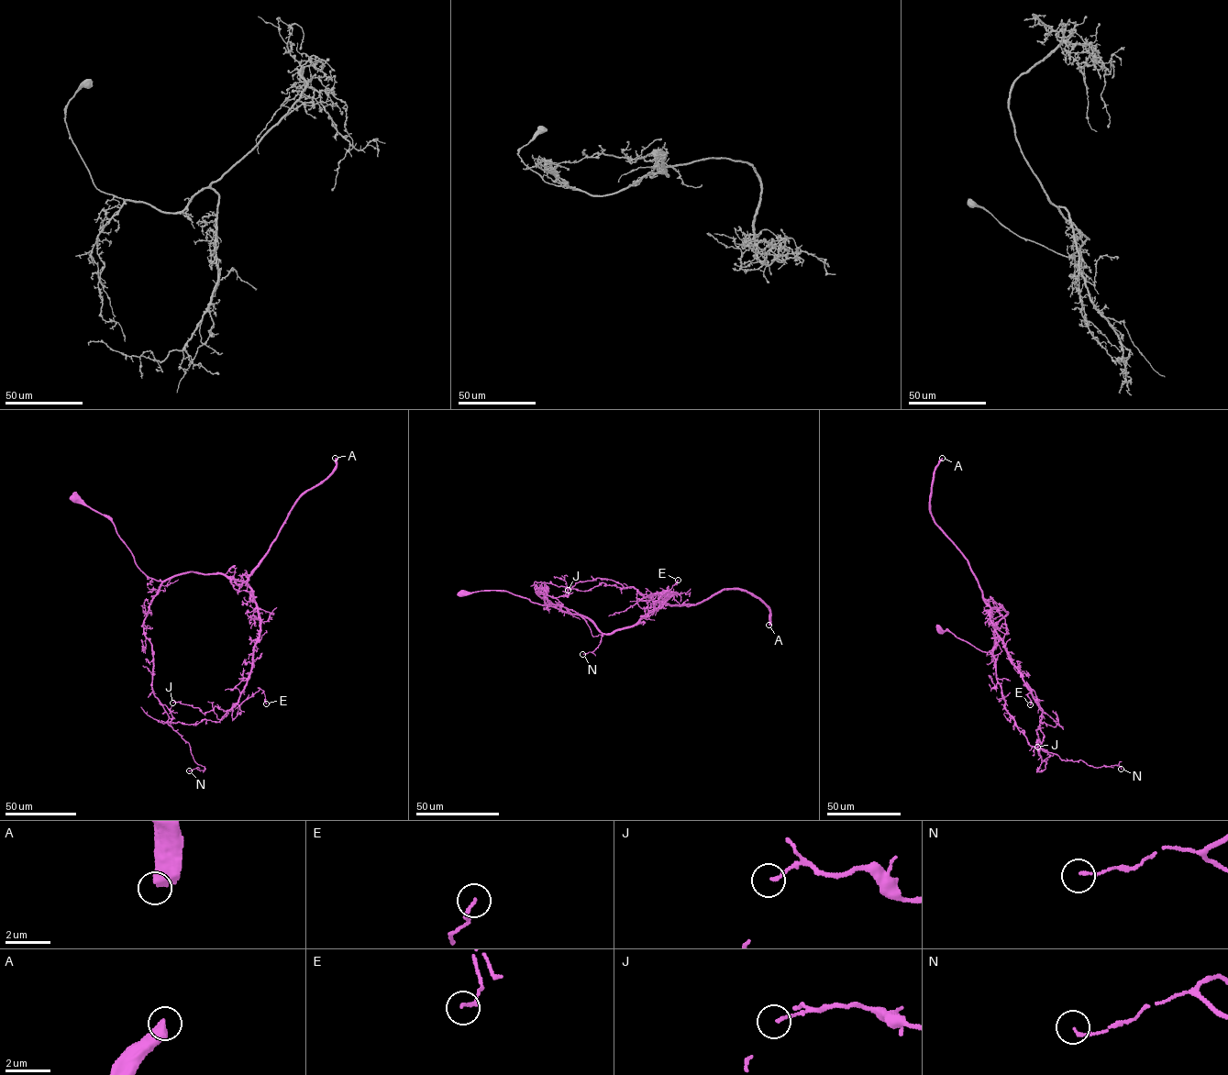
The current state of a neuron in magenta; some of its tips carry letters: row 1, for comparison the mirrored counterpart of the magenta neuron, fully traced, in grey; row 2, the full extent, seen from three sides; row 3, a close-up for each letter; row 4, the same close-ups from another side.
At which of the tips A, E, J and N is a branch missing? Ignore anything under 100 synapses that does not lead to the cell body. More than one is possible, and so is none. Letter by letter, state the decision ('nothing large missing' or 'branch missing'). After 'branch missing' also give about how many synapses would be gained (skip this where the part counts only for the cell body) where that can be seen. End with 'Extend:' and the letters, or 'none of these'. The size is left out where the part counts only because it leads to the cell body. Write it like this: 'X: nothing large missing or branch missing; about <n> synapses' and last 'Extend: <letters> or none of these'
A: branch missing; about 1000 synapses
E: nothing large missing
J: nothing large missing
N: nothing large missing
Extend: A

